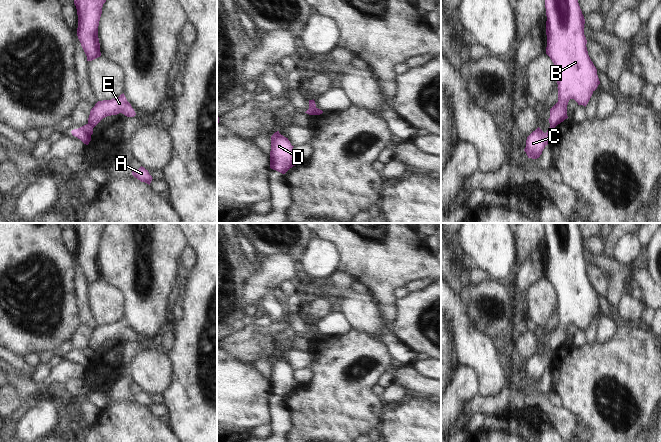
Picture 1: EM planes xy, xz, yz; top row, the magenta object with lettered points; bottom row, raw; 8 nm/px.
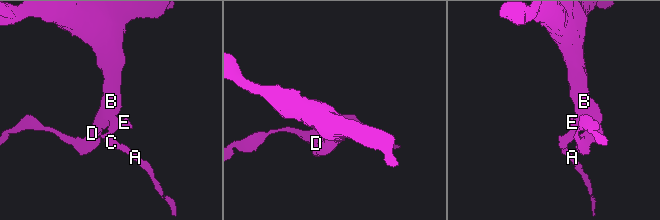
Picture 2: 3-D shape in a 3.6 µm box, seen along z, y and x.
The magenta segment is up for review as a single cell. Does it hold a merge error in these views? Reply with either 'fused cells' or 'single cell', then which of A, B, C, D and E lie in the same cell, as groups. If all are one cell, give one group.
fused cells; A C / B D E

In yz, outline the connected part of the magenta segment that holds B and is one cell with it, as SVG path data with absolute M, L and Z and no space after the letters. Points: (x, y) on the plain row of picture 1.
M544 223L546 278L557 293L558 326L550 333L551 352L568 342L567 329L574 323L586 331L600 308L597 293L587 275L585 243L578 223Z

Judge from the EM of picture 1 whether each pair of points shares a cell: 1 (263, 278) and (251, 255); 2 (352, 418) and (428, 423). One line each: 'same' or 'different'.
1: different
2: different

